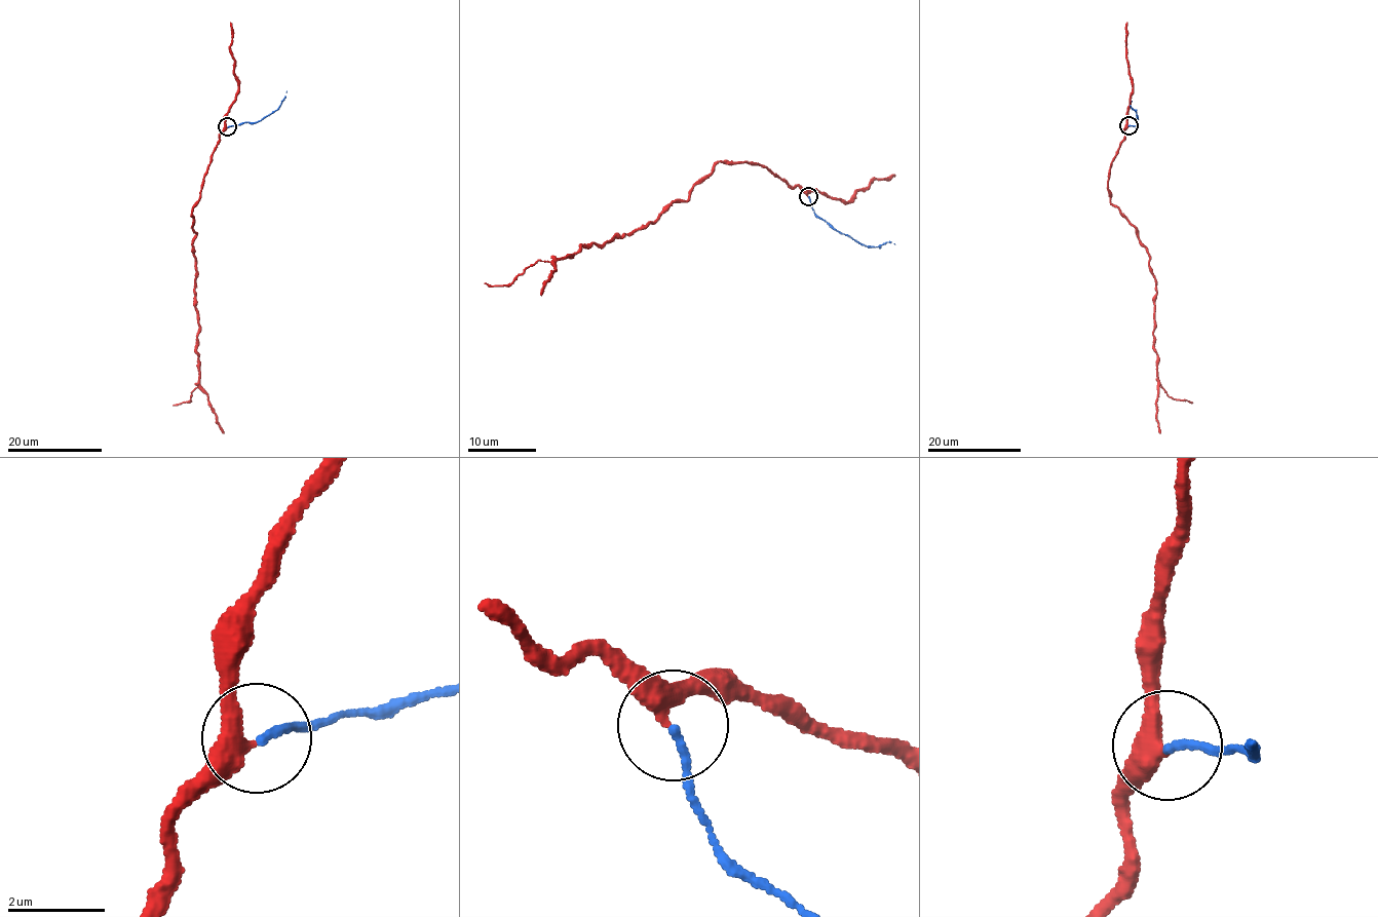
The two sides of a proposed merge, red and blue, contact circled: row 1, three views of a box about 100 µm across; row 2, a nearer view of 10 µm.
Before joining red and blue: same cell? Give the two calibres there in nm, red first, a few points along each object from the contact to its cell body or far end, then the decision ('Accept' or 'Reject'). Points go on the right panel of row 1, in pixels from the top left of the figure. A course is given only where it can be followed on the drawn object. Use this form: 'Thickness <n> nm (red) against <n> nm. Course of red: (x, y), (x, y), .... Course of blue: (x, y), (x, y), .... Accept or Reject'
Thickness 320 nm (red) against 140 nm. Course of red: (1127, 125), (1110, 168), (1108, 189), (1110, 202), (1136, 229), (1156, 282), (1153, 349), (1160, 432). Course of blue: (1128, 125), (1136, 127), (1138, 117), (1130, 105), (1132, 101). Accept

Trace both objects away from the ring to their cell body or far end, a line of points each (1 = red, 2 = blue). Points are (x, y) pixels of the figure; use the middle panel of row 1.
1: (808, 195), (759, 164), (718, 162), (685, 200), (670, 204), (655, 220), (552, 261), (554, 270), (541, 295)
2: (808, 196), (811, 208), (835, 229), (868, 246), (891, 242), (895, 244)

